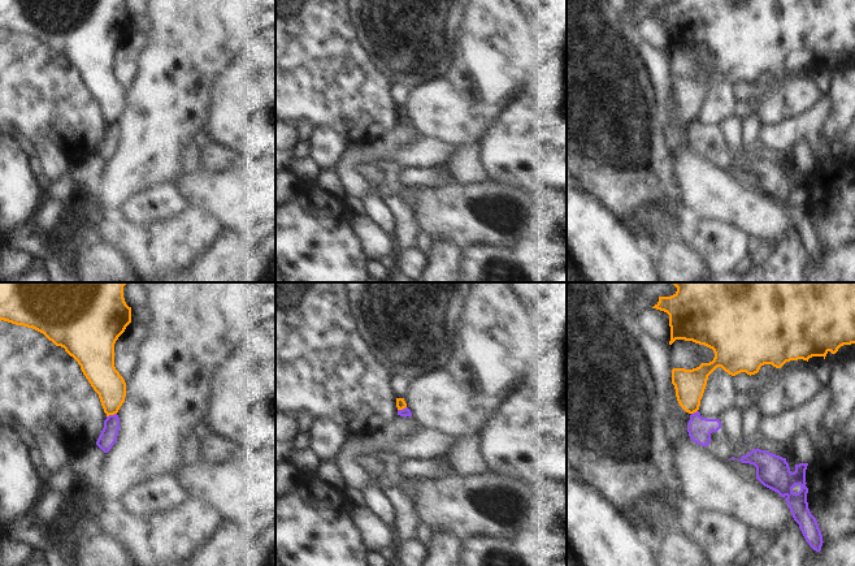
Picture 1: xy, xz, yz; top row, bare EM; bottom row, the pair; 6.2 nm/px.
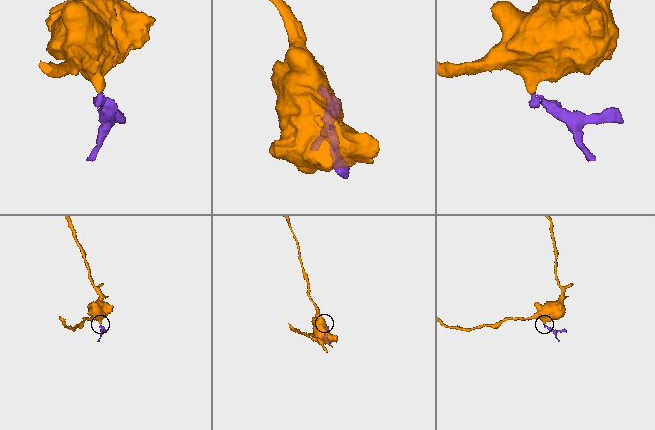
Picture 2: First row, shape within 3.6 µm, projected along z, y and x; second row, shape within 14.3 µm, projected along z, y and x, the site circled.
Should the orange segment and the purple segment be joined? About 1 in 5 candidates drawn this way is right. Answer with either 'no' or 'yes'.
no

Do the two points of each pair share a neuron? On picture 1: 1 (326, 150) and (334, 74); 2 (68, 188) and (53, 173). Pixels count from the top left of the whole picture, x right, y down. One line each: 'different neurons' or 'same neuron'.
1: different neurons
2: different neurons

